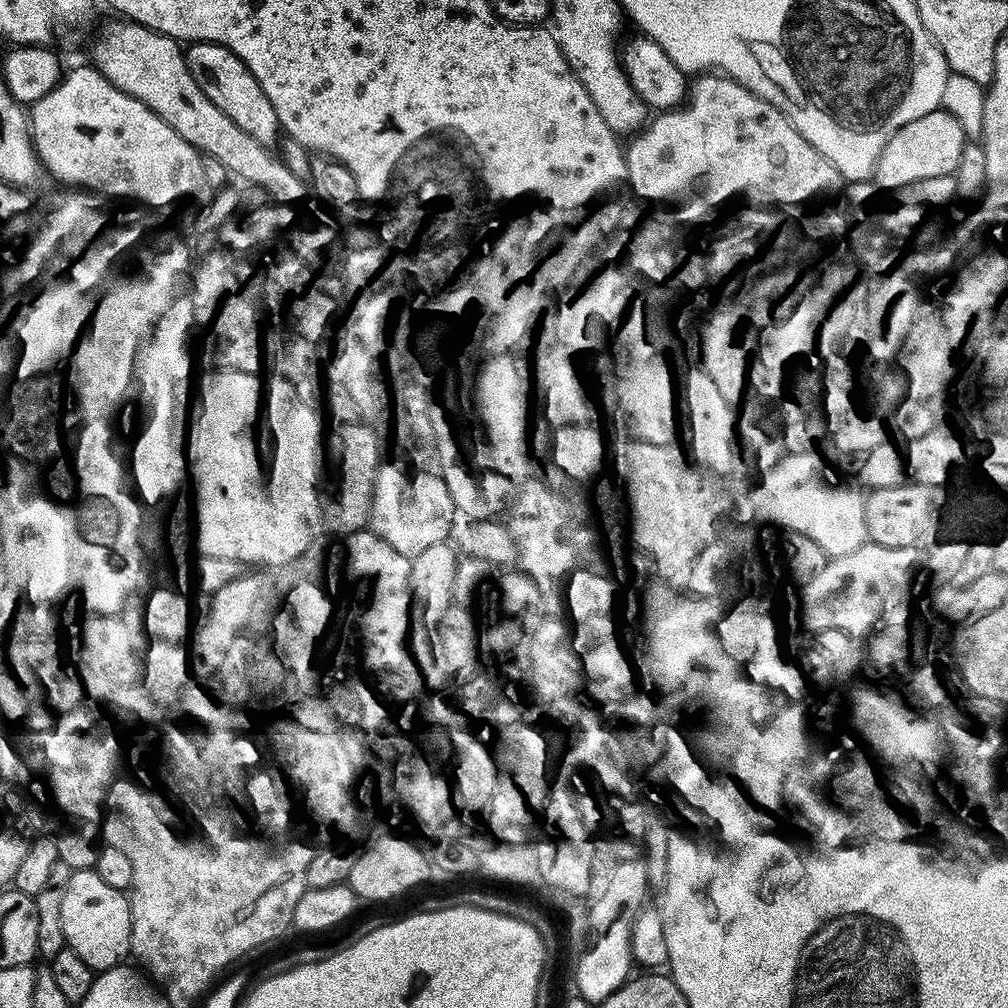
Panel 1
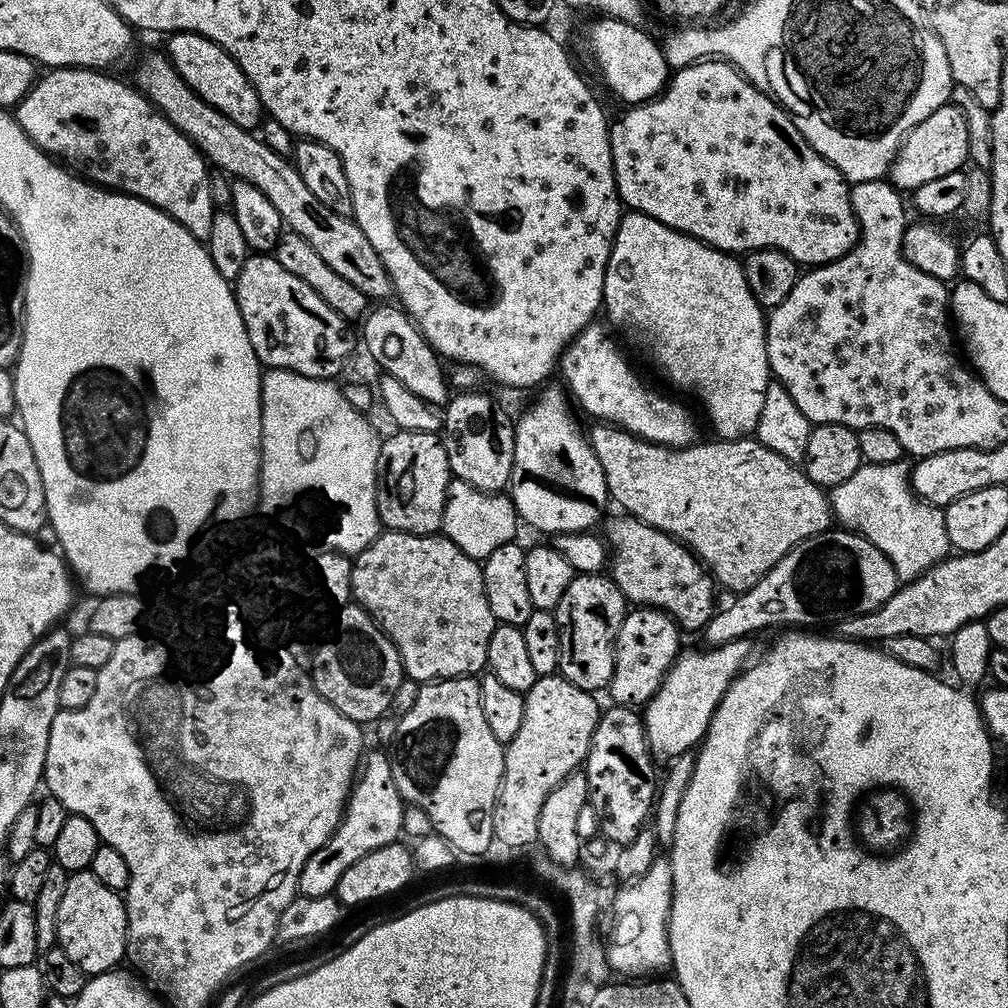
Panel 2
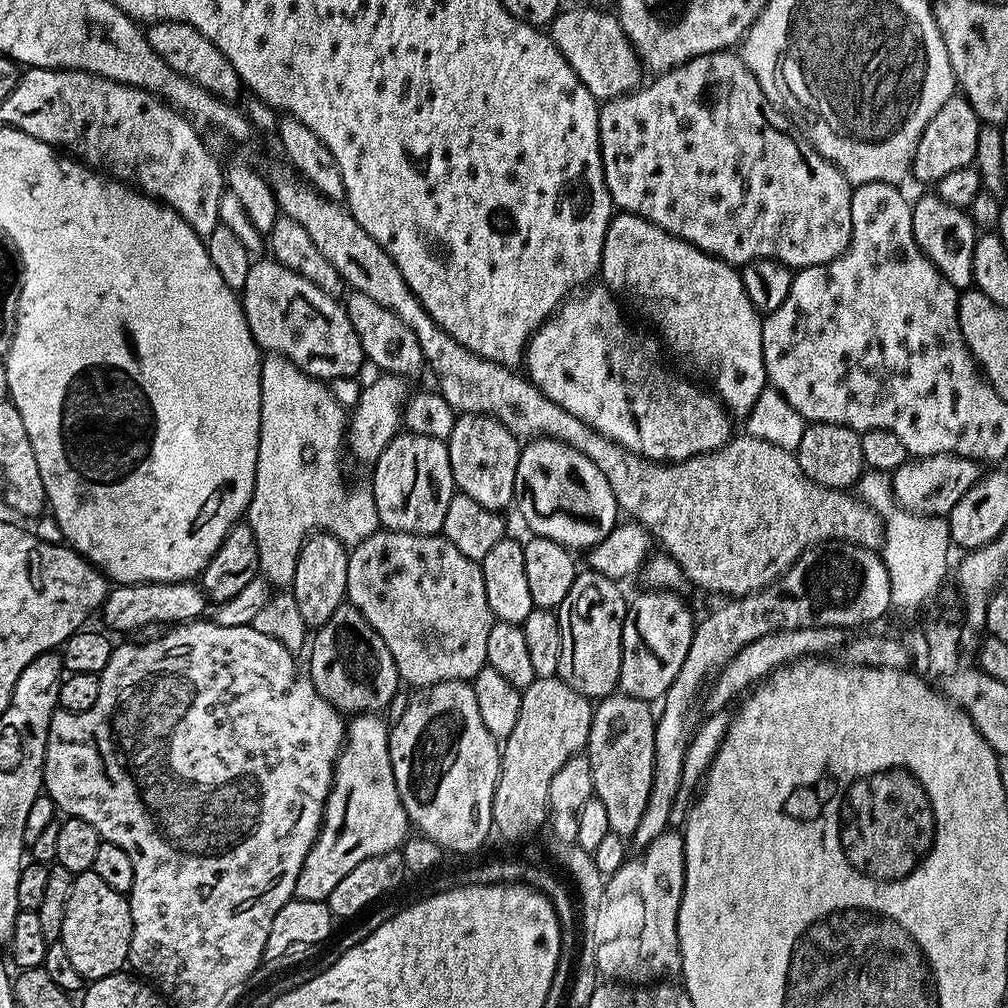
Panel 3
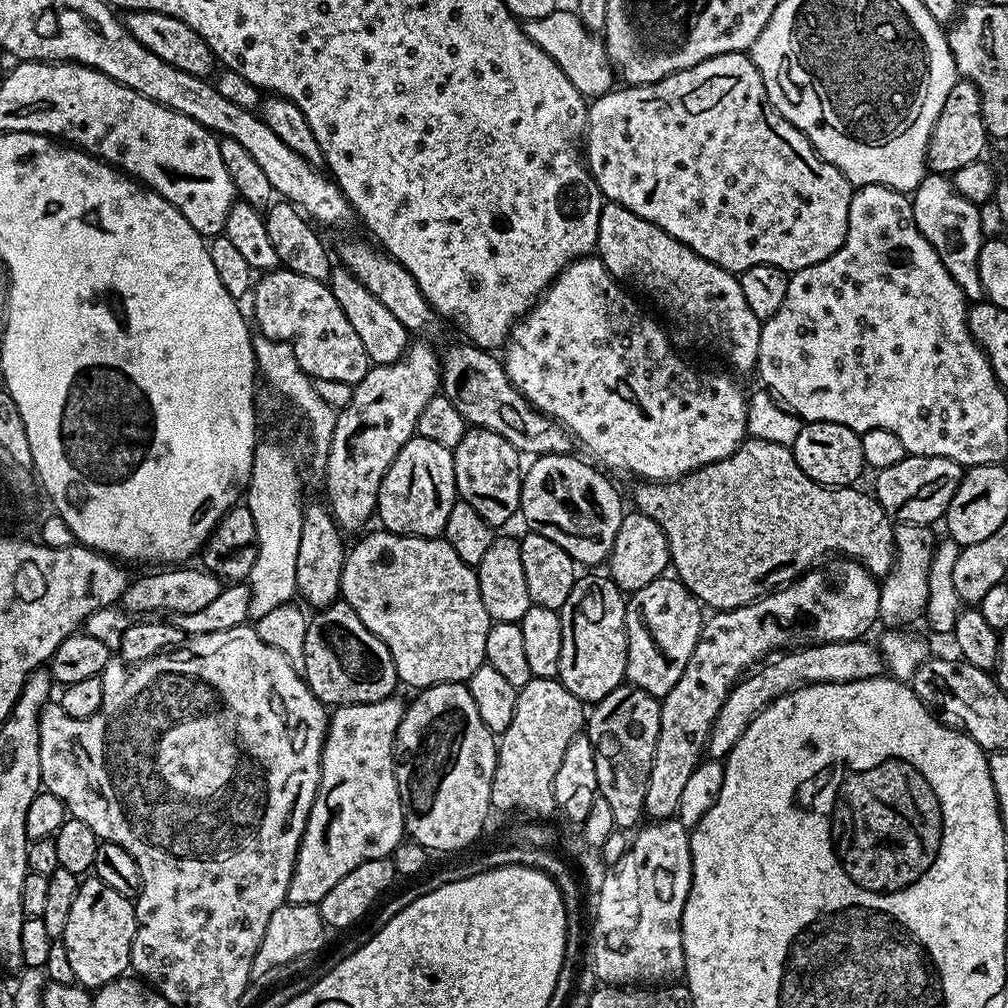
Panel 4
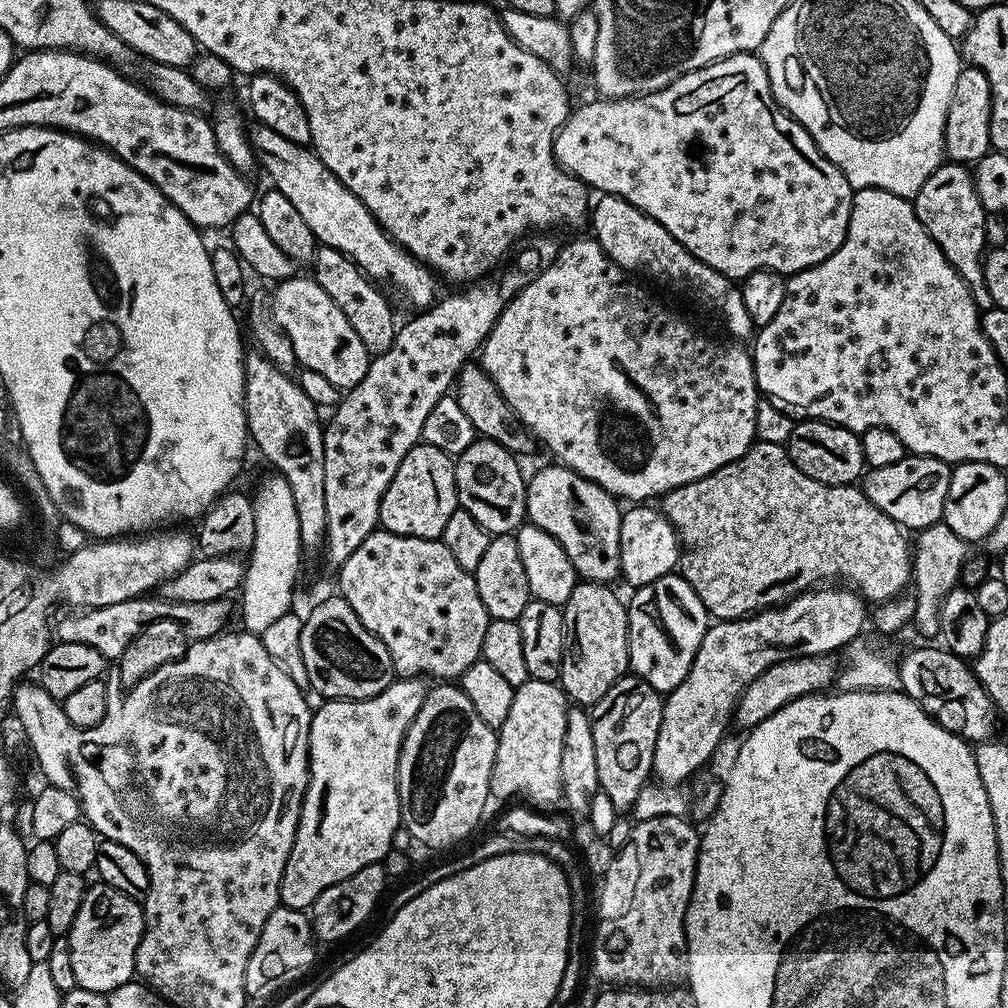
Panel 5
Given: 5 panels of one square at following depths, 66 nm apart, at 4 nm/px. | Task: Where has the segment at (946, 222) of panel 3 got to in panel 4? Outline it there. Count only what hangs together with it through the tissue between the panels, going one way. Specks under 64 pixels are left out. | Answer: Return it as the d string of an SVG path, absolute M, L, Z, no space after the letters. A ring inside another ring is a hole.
M944 174L925 175L924 181L911 193L910 199L914 222L922 238L926 238L930 246L934 246L934 254L942 258L942 266L950 270L950 278L958 282L958 286L964 291L965 300L983 301L985 294L978 274L978 256L986 237L979 225L979 207L962 198L951 179Z

